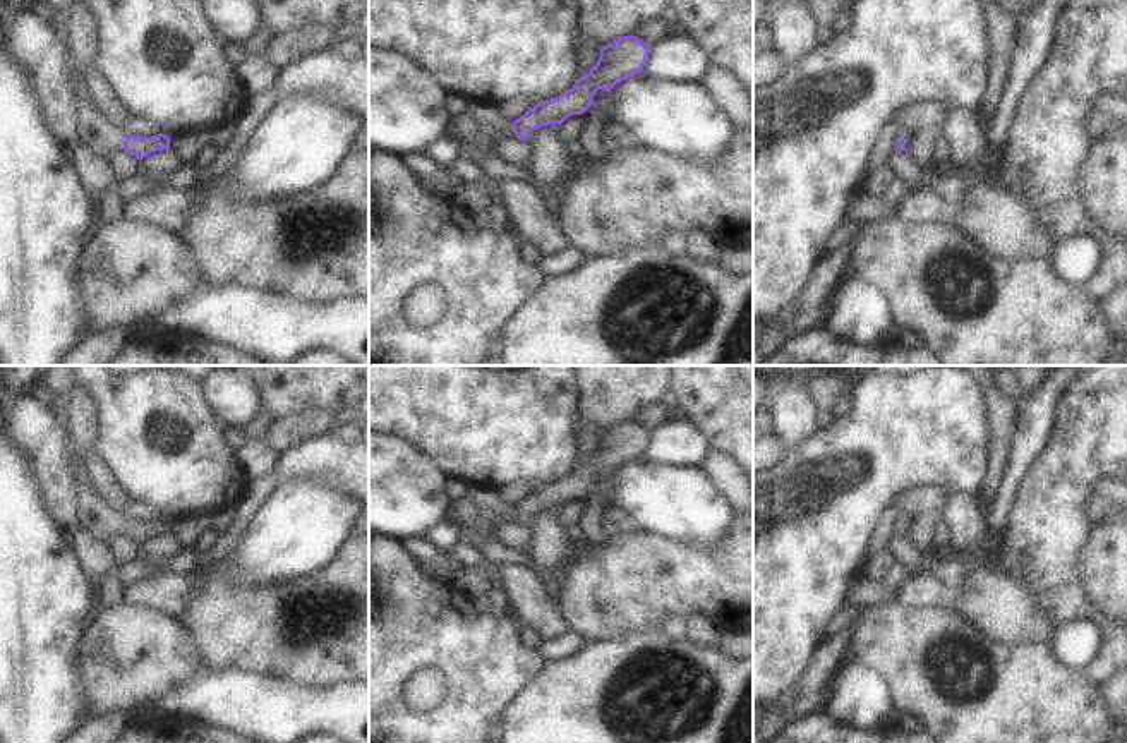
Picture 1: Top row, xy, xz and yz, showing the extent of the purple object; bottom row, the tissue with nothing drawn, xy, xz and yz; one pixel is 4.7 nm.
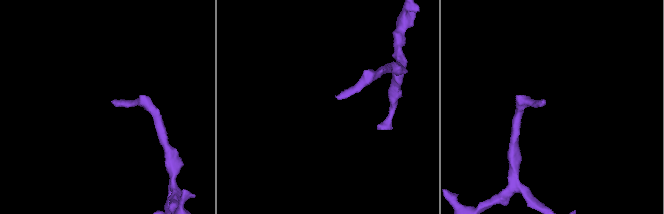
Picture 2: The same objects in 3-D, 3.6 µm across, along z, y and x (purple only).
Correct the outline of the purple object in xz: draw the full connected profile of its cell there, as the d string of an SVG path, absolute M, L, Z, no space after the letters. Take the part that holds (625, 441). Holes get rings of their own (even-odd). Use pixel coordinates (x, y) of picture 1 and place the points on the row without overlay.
M623 420L600 432L600 441L590 456L580 462L571 474L537 487L513 506L513 516L525 523L532 515L563 508L571 499L582 499L590 492L592 482L599 474L611 474L642 456L650 438L650 429L636 420Z

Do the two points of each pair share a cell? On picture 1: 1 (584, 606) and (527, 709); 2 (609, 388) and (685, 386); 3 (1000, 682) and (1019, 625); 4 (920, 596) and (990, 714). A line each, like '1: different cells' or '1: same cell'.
1: different cells
2: different cells
3: different cells
4: different cells

